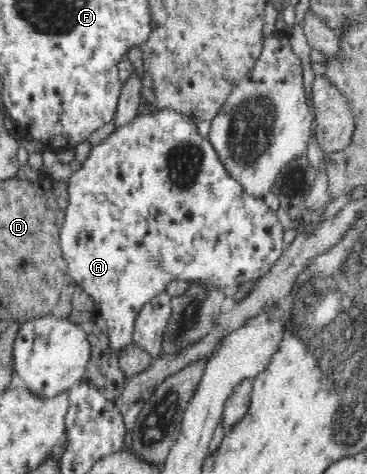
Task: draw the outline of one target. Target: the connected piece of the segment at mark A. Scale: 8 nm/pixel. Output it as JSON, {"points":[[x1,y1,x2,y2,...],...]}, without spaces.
{"points":[[174,109,157,110,151,115,142,115,125,125,116,126,111,135,106,136,100,144,91,147,88,158,82,162,82,167,70,176,67,189,69,201,65,210,65,217,60,232,61,253,64,254,68,266,69,276,99,307,99,313,106,320,110,351,116,356,124,353,125,348,132,345,135,318,143,304,167,291,167,285,174,280,192,281,202,280,212,286,220,286,227,290,237,288,244,281,255,282,276,265,284,253,284,228,281,226,277,214,270,210,263,198,248,194,244,185,228,173,224,163,210,139,198,134,196,123,184,113]]}

